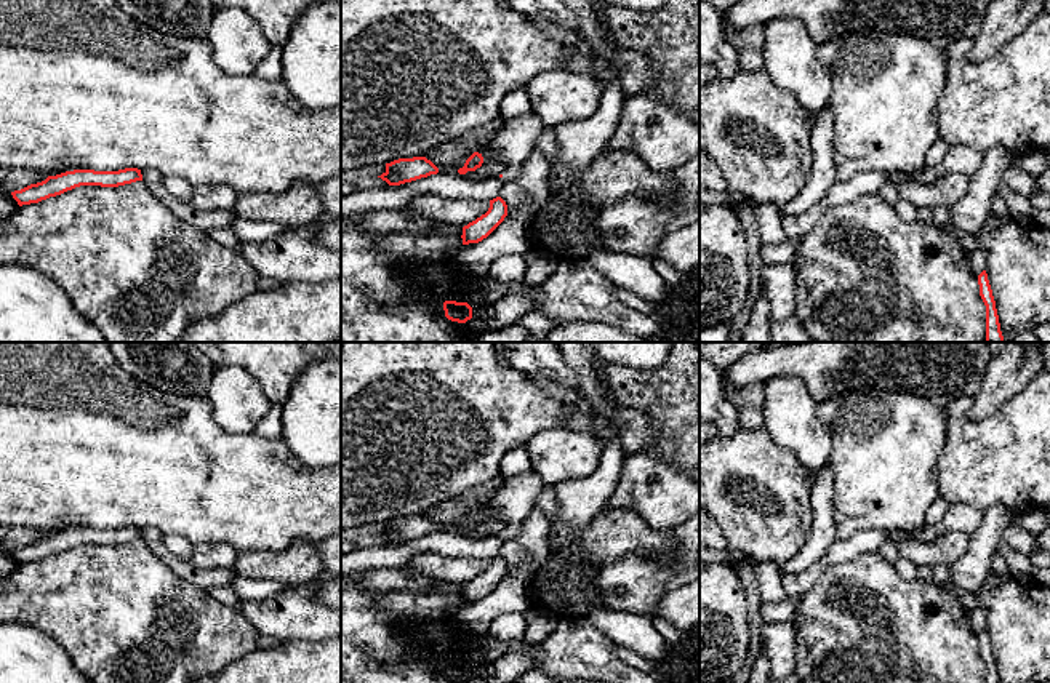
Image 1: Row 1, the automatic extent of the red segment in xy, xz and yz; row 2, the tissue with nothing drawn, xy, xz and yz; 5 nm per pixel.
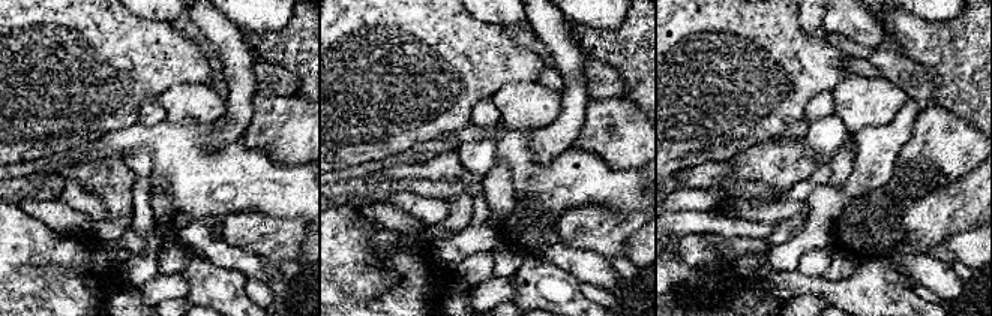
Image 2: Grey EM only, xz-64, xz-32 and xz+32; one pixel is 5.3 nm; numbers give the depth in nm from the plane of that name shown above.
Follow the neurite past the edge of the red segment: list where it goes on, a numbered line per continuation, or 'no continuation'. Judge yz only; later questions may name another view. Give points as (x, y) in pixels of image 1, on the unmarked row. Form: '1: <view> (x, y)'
no continuation

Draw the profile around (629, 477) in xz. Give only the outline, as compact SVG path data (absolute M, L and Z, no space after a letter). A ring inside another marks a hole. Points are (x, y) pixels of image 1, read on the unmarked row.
M645 451L627 454L605 510L626 509L653 529L671 529L699 510L699 483Z

